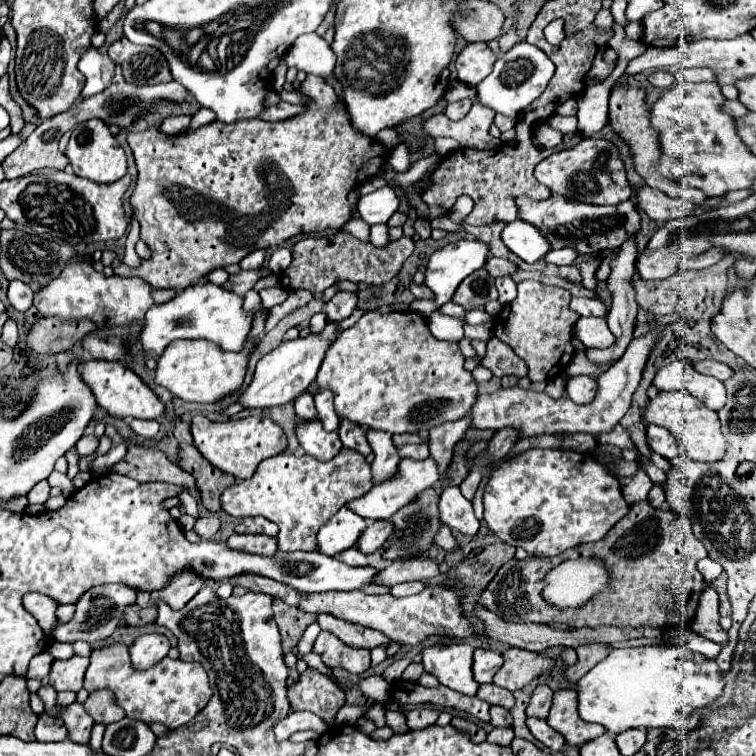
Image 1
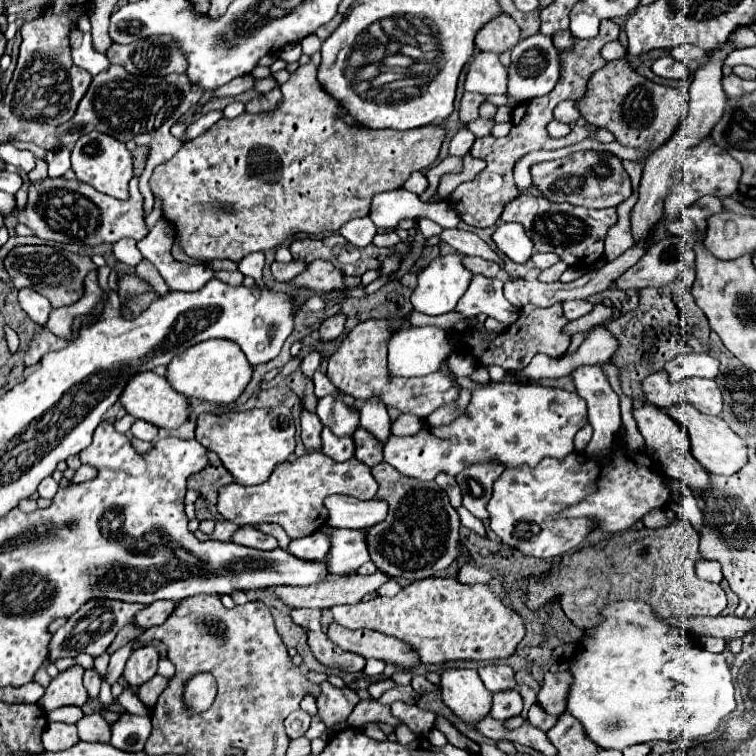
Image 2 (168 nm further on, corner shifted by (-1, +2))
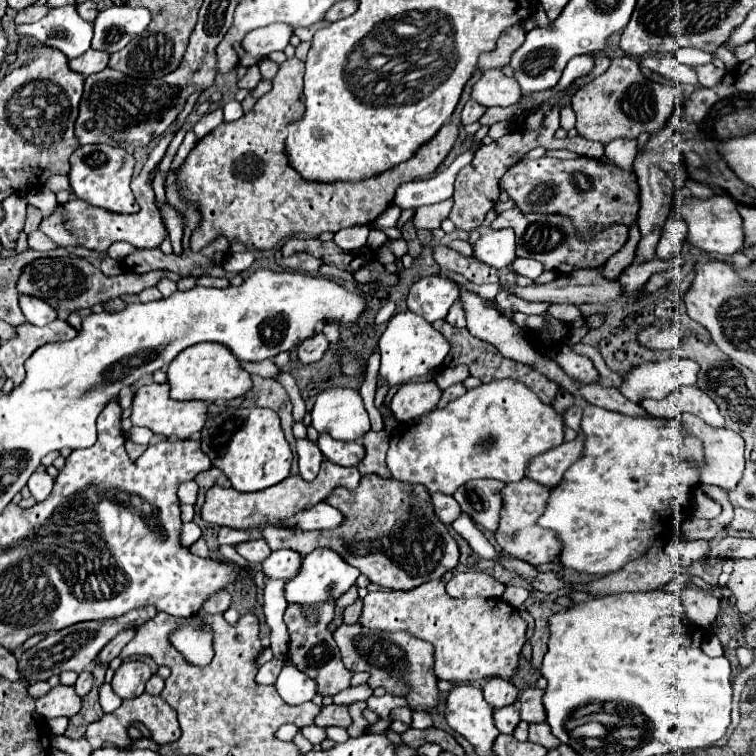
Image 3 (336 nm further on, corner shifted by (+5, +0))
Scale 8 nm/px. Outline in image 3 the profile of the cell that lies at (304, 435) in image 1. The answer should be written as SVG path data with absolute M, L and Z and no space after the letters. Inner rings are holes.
M326 433L318 437L318 447L328 461L342 467L354 467L364 455L364 447L360 441L352 441L352 443L334 441L332 437L326 437Z

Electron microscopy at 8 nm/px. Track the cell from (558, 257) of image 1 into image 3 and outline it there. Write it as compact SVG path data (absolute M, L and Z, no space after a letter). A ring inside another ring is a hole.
M516 259L512 263L512 269L518 273L518 275L524 275L524 277L530 277L530 279L536 279L540 273L542 273L542 263L540 261L534 261L534 259Z

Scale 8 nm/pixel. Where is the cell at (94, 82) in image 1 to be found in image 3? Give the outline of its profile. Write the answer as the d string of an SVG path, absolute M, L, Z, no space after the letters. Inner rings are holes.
M74 5L56 7L36 23L17 25L16 32L60 49L68 59L82 55L92 41L92 23L80 19Z

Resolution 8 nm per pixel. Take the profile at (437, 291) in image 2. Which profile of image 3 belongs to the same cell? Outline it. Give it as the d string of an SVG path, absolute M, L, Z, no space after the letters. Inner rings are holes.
M430 275L410 287L408 309L432 323L436 319L444 319L456 299L458 287L454 281L440 275Z

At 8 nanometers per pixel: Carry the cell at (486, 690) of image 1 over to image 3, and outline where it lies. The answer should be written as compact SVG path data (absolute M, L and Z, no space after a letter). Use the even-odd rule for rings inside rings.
M504 705L502 709L494 709L494 725L498 727L500 733L512 733L518 723L520 717L514 705Z

